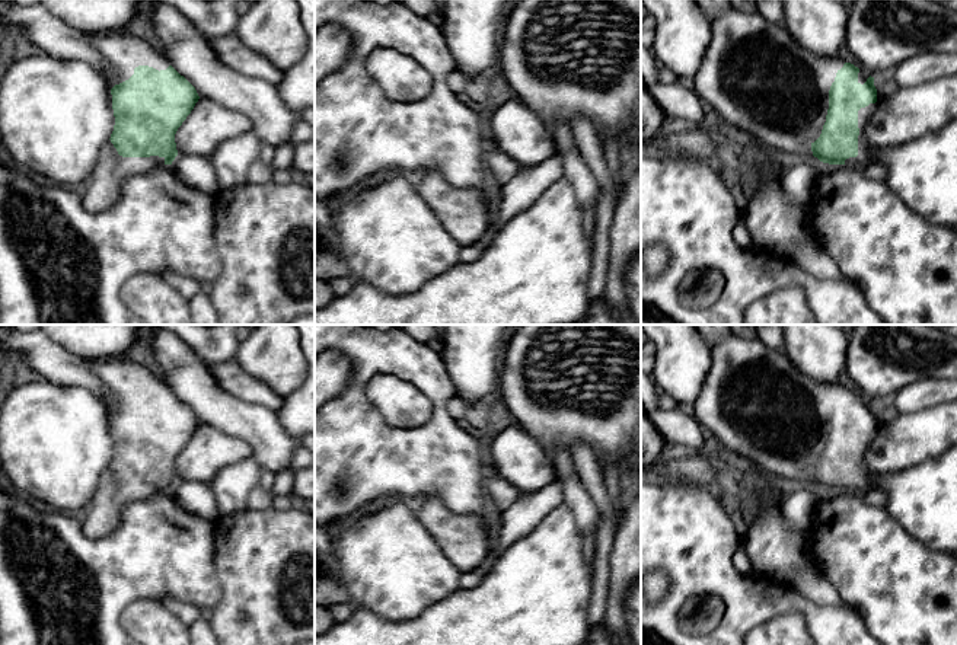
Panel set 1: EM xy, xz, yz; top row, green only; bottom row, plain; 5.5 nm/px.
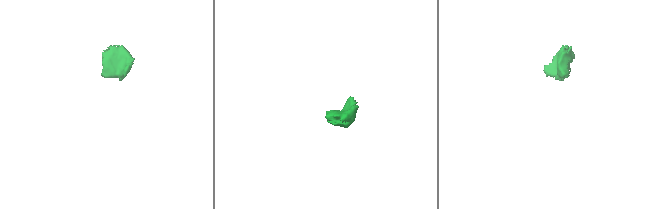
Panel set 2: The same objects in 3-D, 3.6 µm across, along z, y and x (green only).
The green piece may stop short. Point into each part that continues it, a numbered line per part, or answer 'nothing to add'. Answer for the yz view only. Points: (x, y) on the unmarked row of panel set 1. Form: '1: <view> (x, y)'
1: yz (755, 401)

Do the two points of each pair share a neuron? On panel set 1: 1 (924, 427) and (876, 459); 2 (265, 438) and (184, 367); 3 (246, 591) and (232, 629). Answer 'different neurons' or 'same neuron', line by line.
1: same neuron
2: same neuron
3: same neuron

